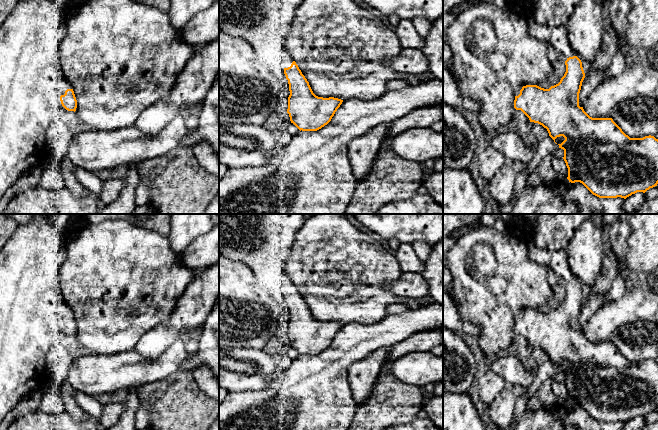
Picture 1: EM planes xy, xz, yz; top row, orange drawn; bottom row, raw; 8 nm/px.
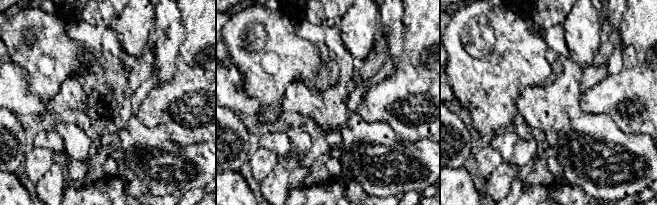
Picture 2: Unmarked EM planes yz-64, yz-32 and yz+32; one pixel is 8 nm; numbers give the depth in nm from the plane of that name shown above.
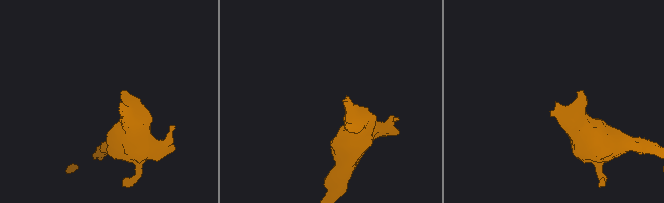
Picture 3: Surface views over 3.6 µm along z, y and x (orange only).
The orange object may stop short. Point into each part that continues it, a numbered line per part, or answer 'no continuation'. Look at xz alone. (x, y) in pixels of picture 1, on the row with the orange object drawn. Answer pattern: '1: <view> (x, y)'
1: xz (264, 24)

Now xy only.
1: xy (64, 85)

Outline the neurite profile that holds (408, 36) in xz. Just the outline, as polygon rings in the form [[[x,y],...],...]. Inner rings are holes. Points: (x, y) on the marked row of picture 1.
[[[403,19],[396,26],[395,33],[403,48],[415,48],[422,50],[424,38],[419,35],[412,20]]]

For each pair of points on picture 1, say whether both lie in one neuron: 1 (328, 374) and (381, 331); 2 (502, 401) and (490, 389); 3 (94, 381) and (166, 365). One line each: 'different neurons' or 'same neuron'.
1: same neuron
2: different neurons
3: same neuron

